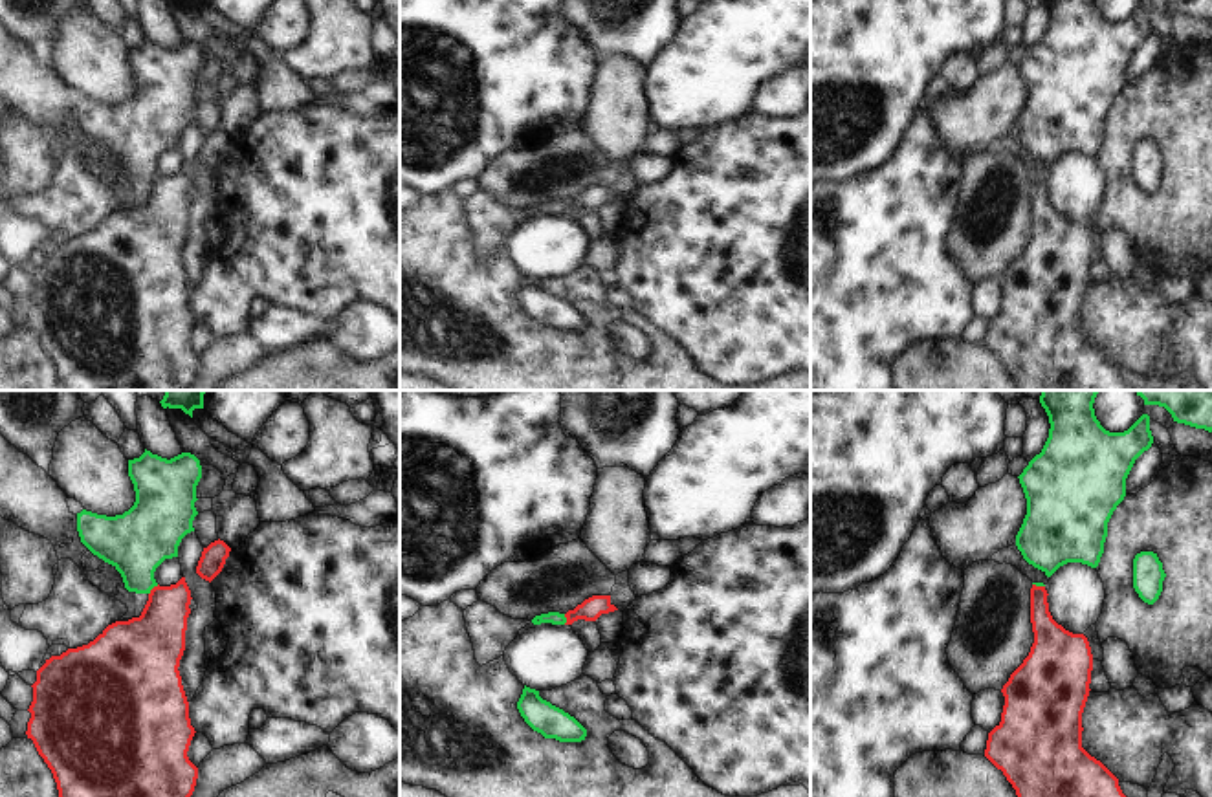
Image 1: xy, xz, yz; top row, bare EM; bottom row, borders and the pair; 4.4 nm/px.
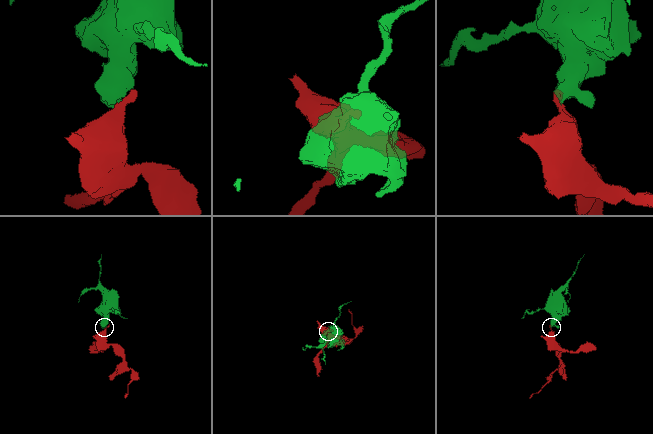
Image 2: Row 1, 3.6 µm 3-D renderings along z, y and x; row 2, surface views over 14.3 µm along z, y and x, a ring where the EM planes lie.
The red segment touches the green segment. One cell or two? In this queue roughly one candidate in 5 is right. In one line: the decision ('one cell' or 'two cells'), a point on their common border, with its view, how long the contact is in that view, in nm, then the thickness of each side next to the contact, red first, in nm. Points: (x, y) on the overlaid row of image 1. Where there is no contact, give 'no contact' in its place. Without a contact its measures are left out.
two cells | xy (153, 589) | 60 nm | 280/280 nm

